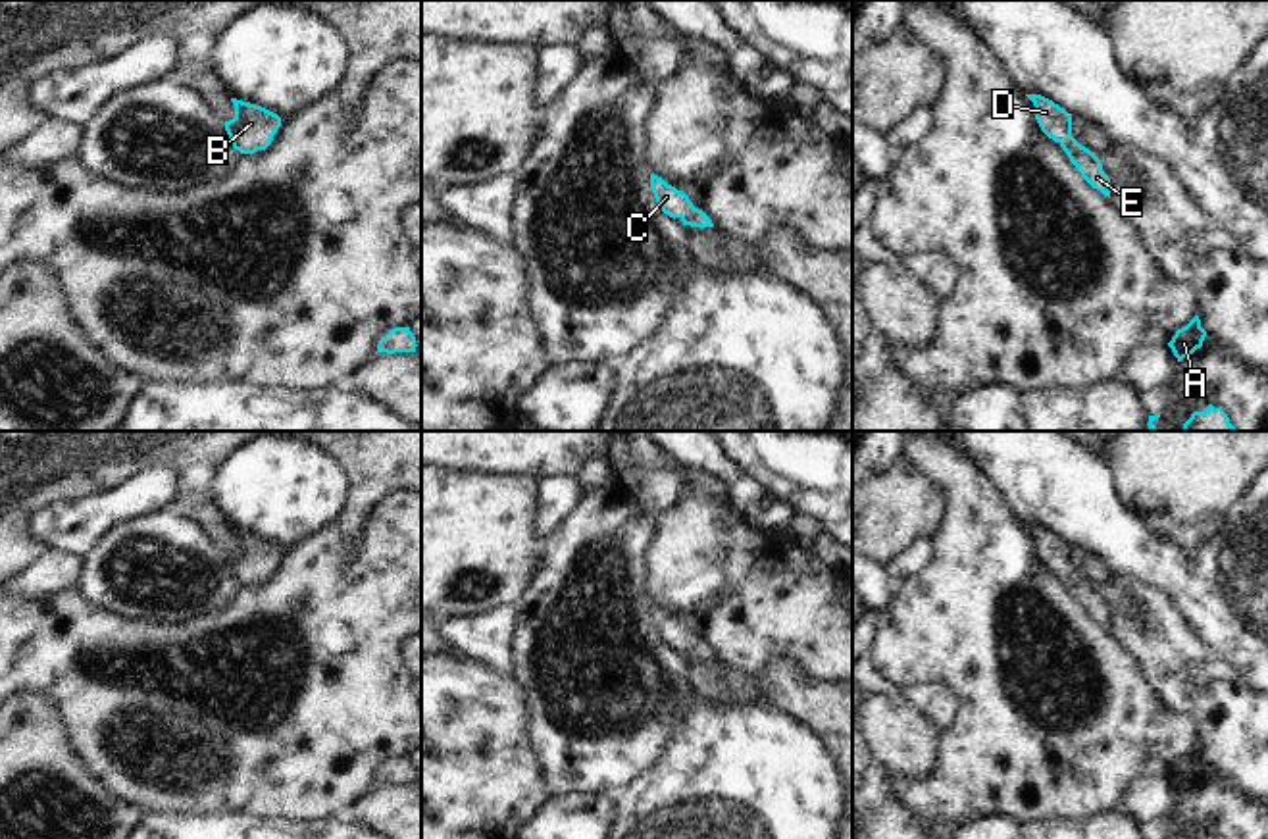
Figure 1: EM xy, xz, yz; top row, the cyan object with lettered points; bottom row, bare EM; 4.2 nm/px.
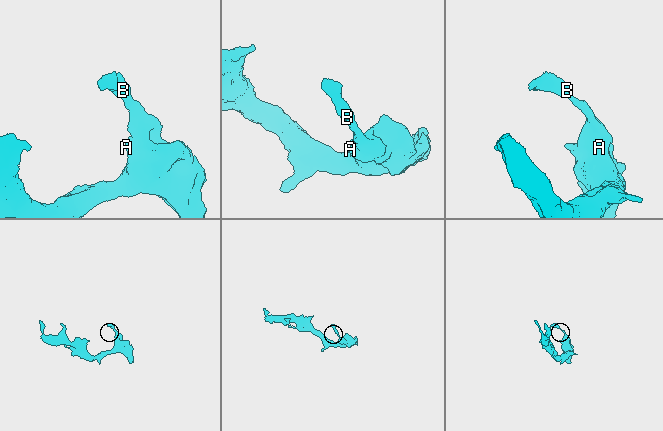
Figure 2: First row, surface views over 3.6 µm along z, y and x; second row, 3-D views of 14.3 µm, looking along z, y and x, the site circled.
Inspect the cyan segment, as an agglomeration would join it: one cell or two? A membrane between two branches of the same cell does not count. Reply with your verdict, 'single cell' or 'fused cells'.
single cell

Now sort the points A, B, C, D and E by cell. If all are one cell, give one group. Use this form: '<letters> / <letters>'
A B C D E

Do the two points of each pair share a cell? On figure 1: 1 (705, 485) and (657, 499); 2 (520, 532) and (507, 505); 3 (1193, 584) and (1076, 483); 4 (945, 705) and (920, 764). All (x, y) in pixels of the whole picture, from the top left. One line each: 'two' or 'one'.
1: two
2: one
3: one
4: two

